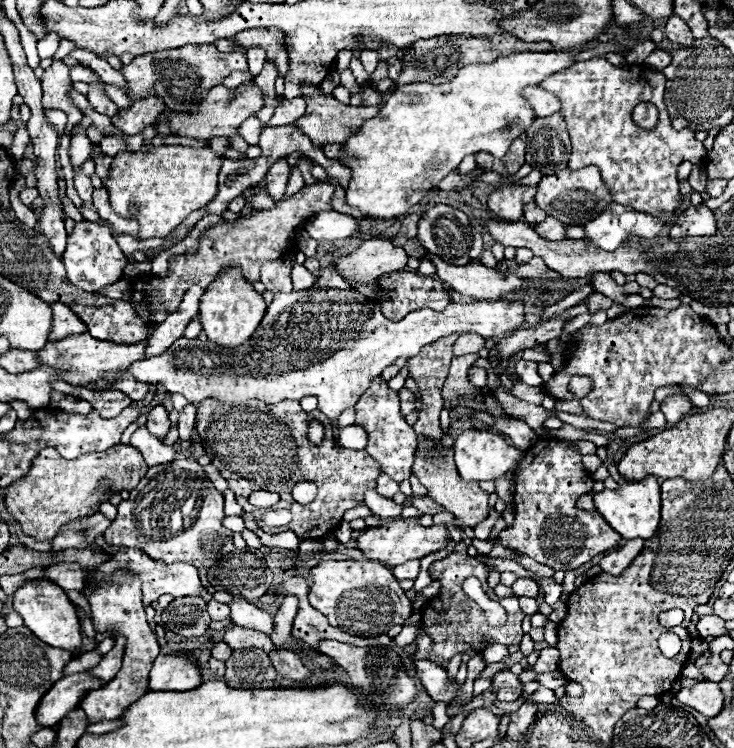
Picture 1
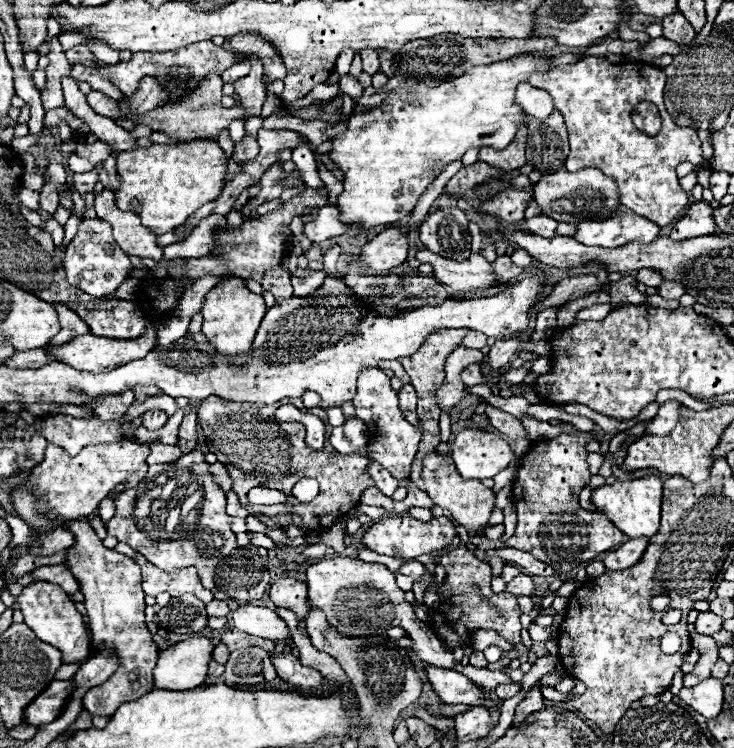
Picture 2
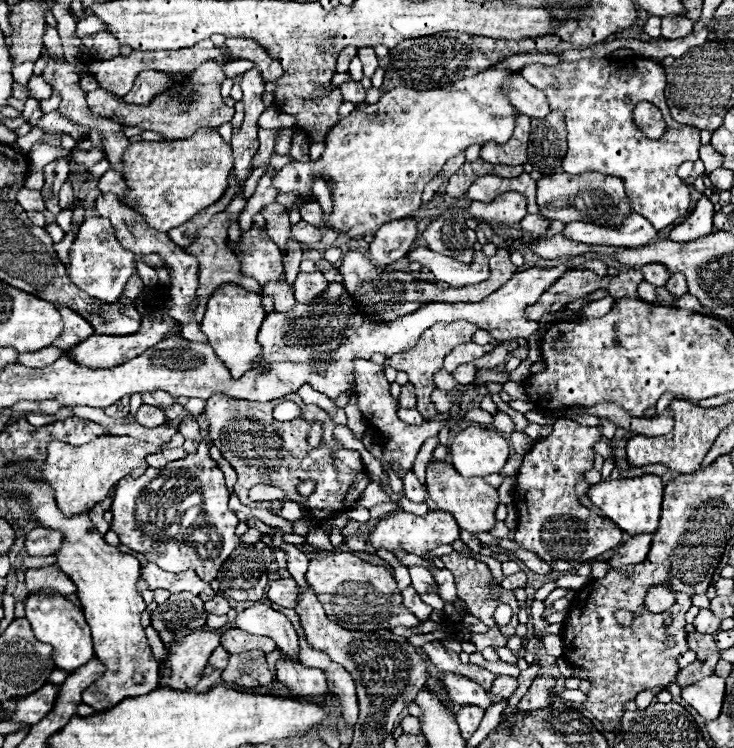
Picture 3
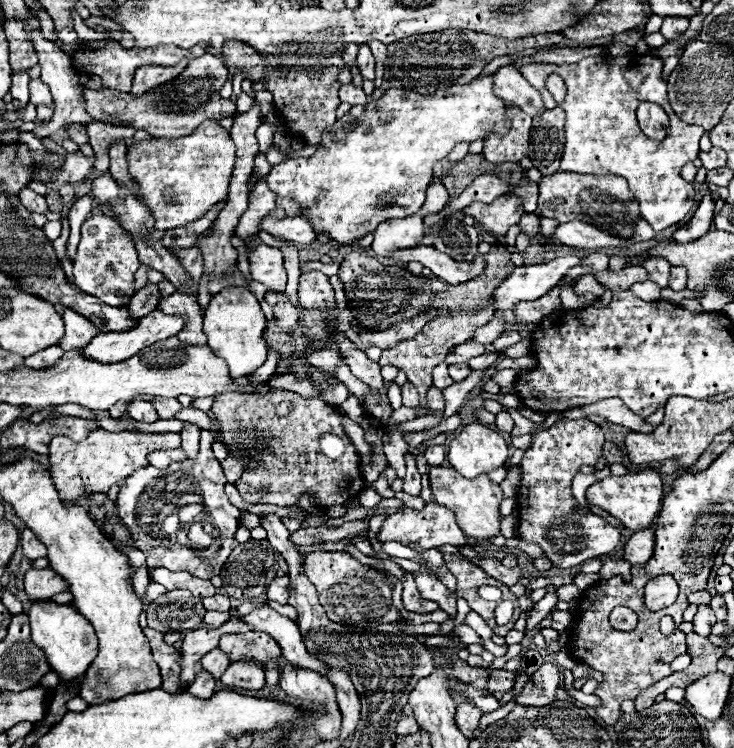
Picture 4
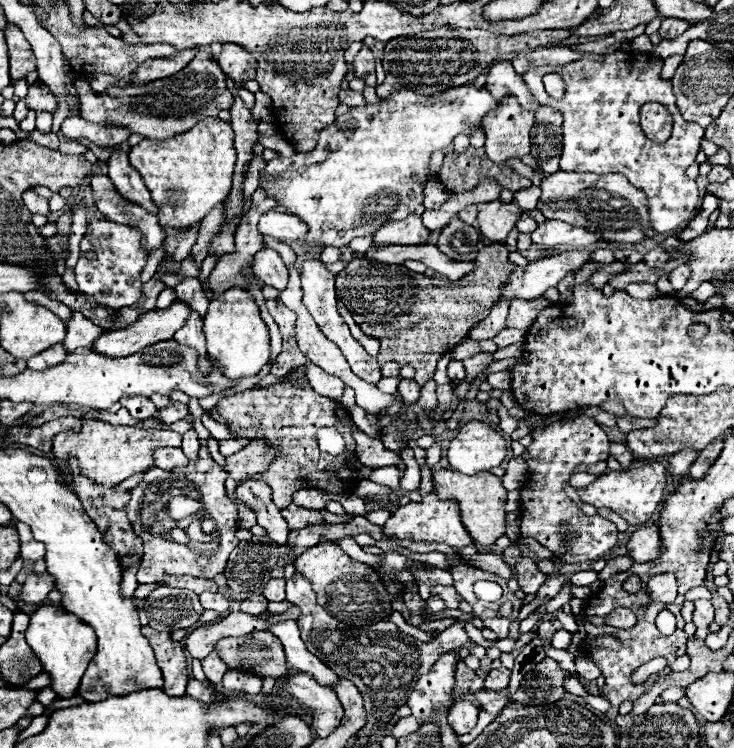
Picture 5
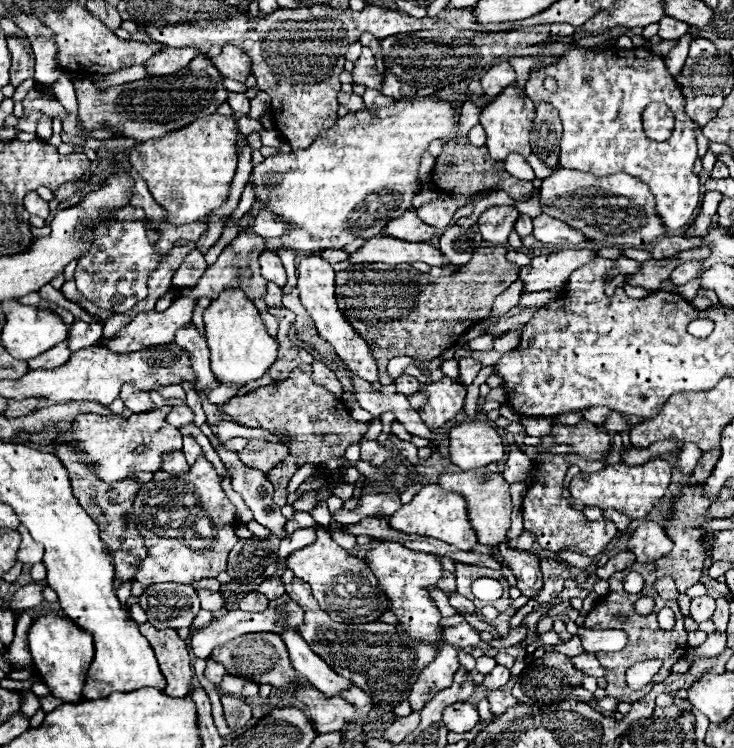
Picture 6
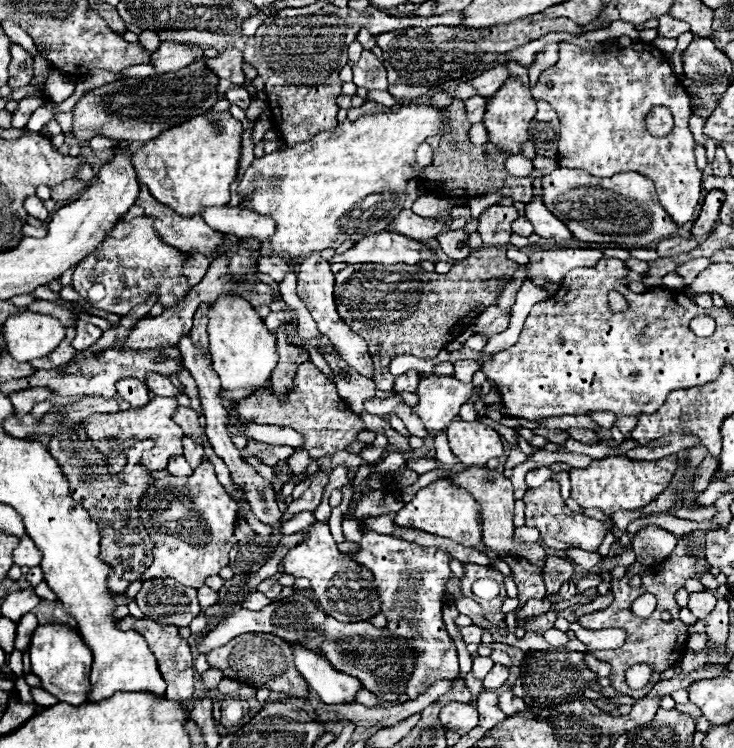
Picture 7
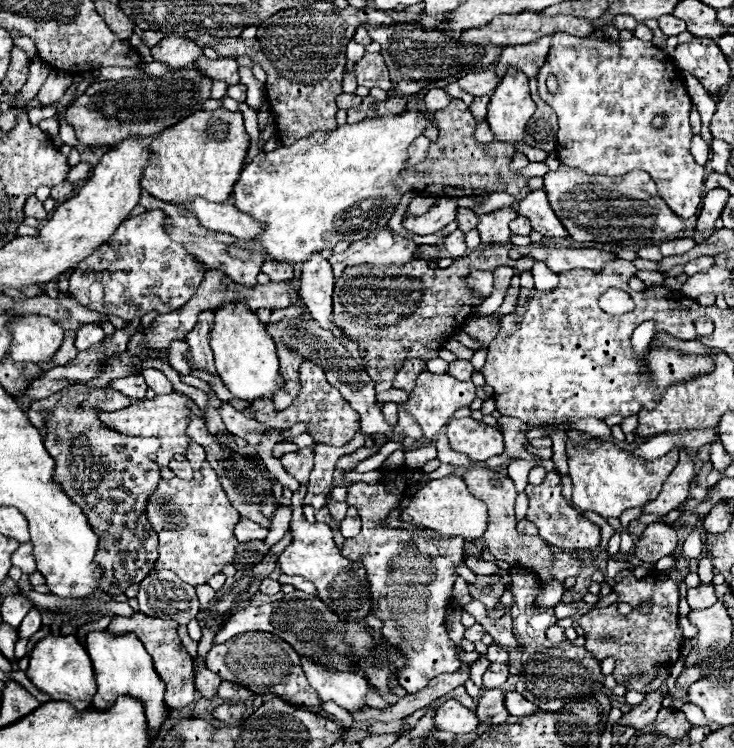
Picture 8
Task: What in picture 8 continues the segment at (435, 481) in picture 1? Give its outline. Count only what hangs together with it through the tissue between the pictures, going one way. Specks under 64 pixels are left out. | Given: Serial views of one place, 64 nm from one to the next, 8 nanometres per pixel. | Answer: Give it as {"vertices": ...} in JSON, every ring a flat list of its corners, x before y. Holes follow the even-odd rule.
{"vertices":[[470,468,468,472,462,474,468,490,482,500,488,506,488,528,484,532,484,542,488,550,498,558,506,560,508,564,522,564,530,570,534,570,542,582,552,580,552,552,546,546,546,542,540,536,522,536,516,532,516,518,514,518,514,498,516,498,516,488,510,478,498,474,496,470,490,468]]}

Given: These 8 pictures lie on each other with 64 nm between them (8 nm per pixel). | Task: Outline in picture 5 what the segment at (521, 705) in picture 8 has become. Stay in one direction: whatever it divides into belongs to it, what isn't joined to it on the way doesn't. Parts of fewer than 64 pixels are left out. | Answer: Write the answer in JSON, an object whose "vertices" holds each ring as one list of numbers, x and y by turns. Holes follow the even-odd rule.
{"vertices":[[480,690,480,692,474,692,474,698,478,700,480,708,484,712,492,712,492,714,498,714,506,704,510,704,510,700,500,694,500,692,490,692,490,690]]}

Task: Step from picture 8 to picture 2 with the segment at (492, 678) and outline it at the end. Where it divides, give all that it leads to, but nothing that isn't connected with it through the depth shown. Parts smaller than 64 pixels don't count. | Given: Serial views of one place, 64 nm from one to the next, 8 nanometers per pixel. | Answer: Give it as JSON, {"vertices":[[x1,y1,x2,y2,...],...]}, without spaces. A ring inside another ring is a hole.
{"vertices":[[502,684,502,686,496,688,496,696,500,700,508,700,508,698,516,696,518,692,520,692,520,684]]}

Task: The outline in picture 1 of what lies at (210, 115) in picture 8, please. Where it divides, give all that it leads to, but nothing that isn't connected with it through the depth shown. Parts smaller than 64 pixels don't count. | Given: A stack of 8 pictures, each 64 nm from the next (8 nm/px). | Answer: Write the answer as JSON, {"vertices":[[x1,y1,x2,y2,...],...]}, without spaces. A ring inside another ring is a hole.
{"vertices":[[158,146,148,152,122,152,112,160,110,172,104,178,104,188,108,190,110,196,110,206,114,212,122,218,132,218,138,220,140,230,138,238,148,240,148,238,166,238,176,226,184,222,184,218,194,212,204,208,208,202,214,200,218,192,218,172,222,166,222,158,214,156,212,148,190,148,190,146]]}

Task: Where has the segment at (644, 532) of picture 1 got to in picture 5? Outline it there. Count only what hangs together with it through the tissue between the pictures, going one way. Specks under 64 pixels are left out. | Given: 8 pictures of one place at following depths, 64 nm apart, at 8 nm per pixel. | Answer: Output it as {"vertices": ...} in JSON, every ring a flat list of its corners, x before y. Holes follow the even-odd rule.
{"vertices":[[652,462,642,468,630,468,626,472,608,470,590,486,578,490,578,496,582,498,582,502,592,504,596,508,610,508,618,516,622,516,628,524,638,526,648,522,650,516,656,512,656,506,662,502,664,486,666,486,666,468,658,462]]}

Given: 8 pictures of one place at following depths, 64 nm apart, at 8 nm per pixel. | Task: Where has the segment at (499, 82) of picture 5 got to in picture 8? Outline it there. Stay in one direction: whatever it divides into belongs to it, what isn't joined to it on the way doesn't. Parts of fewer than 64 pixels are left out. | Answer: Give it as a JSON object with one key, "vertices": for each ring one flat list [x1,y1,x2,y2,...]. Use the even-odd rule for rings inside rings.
{"vertices":[[486,70,486,72,478,72,478,74,466,74,464,78,458,80,458,84,474,96,484,96,484,94,492,94,500,80,502,78,496,76,494,70]]}

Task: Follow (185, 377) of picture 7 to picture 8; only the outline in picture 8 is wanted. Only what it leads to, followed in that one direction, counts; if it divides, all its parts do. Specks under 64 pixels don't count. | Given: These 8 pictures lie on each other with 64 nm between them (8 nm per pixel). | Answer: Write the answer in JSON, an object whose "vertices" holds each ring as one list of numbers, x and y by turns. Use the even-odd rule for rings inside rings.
{"vertices":[[178,340,178,342,172,342,170,344,170,348,168,348,168,352,170,352,170,366,180,374,180,376,190,376,190,366,188,366,188,362,184,360,184,352,188,350,188,344,186,342,182,342,182,340]]}

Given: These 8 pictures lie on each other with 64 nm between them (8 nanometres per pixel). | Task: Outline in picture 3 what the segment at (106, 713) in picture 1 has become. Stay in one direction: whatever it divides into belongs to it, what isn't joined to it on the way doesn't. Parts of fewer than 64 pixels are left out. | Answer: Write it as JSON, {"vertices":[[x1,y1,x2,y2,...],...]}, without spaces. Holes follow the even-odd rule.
{"vertices":[[16,476,14,480,4,482,4,488,12,490,14,496,22,500,22,508,32,514,38,526,44,526,48,530,60,530,64,534,64,544,56,554,58,568,68,574,70,580,76,584,86,622,92,630,96,658,106,664,104,676,82,692,82,702,92,706,96,712,104,712,130,696,134,698,156,690,160,664,154,660,144,626,140,624,140,616,146,608,146,602,138,592,140,562,134,556,122,554,118,548,108,546,94,530,88,514,66,518,58,510,52,488,48,484,36,482,34,478,26,476]]}

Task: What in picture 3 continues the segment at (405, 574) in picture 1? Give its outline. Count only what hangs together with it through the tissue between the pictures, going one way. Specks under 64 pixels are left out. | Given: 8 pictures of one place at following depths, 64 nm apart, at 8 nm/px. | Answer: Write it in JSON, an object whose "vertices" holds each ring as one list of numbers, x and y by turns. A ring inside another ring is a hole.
{"vertices":[[408,566,408,572,412,576,412,586,416,588,418,594,422,594,422,592,426,592,430,588,438,590,438,584,434,582,434,578,432,578,432,574,430,574,430,570,426,566]]}

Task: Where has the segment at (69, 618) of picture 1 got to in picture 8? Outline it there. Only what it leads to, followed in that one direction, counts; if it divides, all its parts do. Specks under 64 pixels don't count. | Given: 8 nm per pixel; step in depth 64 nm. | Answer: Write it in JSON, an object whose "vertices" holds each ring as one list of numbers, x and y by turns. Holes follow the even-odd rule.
{"vertices":[[44,636,44,638,40,638,30,654,26,674,32,680,32,684,38,690,50,694,52,700,70,702,76,710,88,710,92,706,92,696,96,692,92,662,90,662,86,648,82,646,82,642,76,636]]}

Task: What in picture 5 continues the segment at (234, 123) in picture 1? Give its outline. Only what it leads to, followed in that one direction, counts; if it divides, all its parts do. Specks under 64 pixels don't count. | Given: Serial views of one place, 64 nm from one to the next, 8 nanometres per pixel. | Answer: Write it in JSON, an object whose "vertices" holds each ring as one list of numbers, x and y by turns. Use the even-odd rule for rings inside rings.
{"vertices":[[198,52,180,74,138,88,132,84,128,88,110,86,108,94,98,94,90,88,88,82,78,80,76,90,84,120,104,122,118,128,130,128,132,132,154,140,178,136,204,118,216,118,222,110,230,110,234,102,232,94,226,88,226,74,222,72,218,60,210,52]]}

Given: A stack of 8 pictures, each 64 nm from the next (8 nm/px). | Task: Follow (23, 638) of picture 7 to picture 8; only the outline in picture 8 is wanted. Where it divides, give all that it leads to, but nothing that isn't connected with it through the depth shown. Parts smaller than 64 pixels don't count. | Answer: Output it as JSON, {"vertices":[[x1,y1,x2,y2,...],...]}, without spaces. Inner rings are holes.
{"vertices":[[32,608,26,614,26,618,22,620,22,624,18,626,18,638,30,638,30,636,34,636,40,630,40,626,42,626,42,618,36,612,36,608]]}

